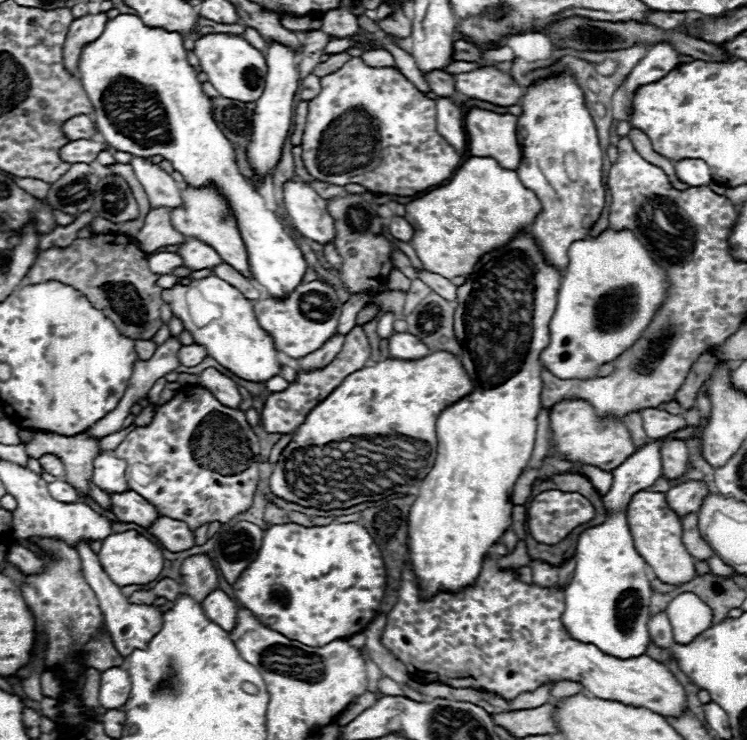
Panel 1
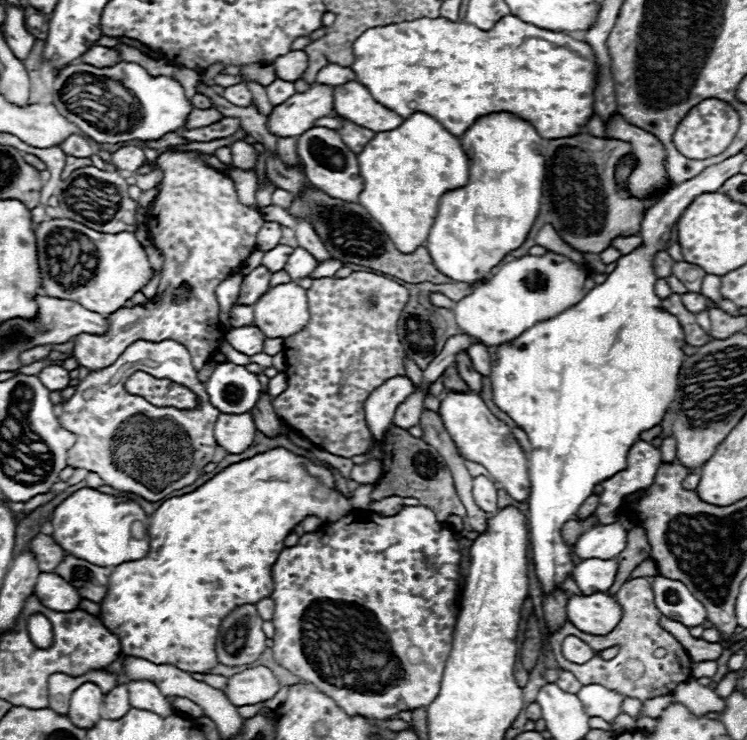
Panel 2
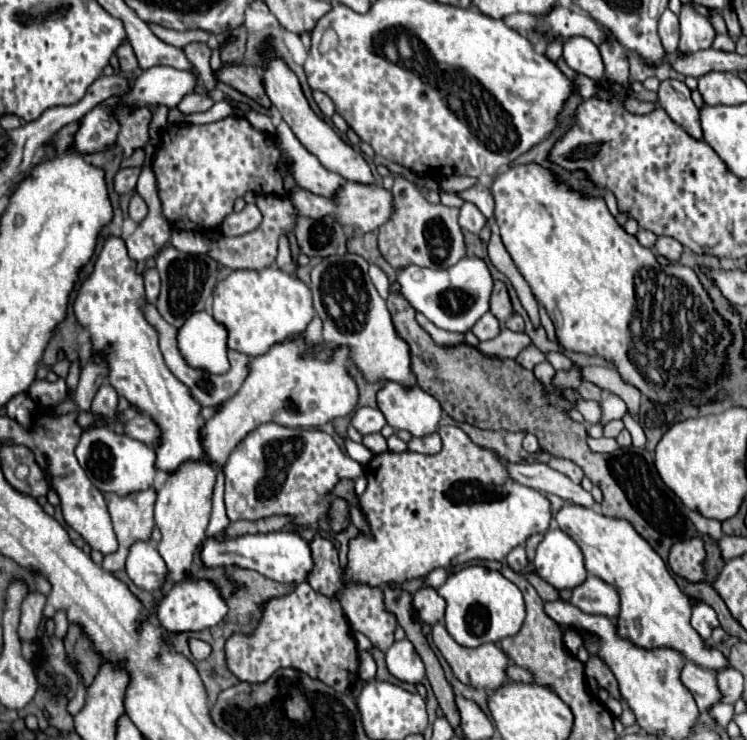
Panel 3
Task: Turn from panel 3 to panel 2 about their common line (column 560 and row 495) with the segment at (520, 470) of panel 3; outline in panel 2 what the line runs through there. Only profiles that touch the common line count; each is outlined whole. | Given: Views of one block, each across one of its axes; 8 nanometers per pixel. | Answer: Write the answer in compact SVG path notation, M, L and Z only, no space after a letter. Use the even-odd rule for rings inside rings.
M476 476L472 482L472 496L484 512L496 512L498 508L498 488L496 482L486 476Z

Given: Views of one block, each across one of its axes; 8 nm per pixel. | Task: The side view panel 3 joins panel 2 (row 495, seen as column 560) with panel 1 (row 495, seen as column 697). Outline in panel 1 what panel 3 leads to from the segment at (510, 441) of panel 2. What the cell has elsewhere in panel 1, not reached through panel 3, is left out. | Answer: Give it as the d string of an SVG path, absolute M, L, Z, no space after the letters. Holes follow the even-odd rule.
M640 490L632 496L626 508L626 520L634 538L634 546L638 554L646 560L646 564L654 570L656 578L664 584L684 584L696 576L694 564L696 560L688 554L686 546L682 544L682 522L680 518L668 508L666 498L662 492Z

